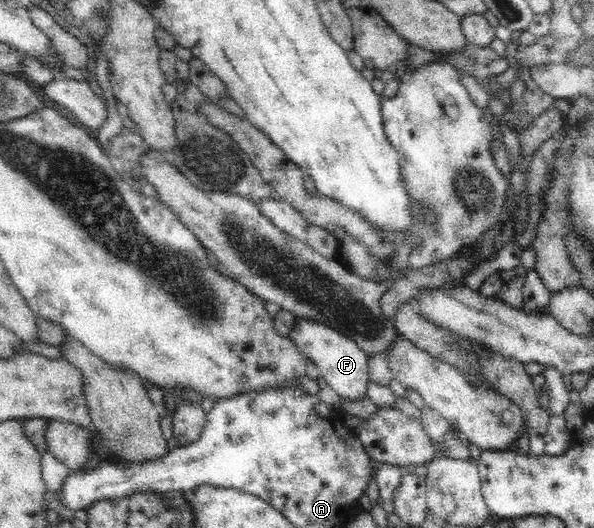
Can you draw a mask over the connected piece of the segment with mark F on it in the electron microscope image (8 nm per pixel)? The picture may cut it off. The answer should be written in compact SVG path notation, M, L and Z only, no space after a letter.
M299 318L295 329L287 335L299 347L299 351L307 360L315 361L320 370L320 375L331 386L340 398L347 400L361 400L367 396L369 384L369 355L347 335L343 335L333 328L320 322Z

